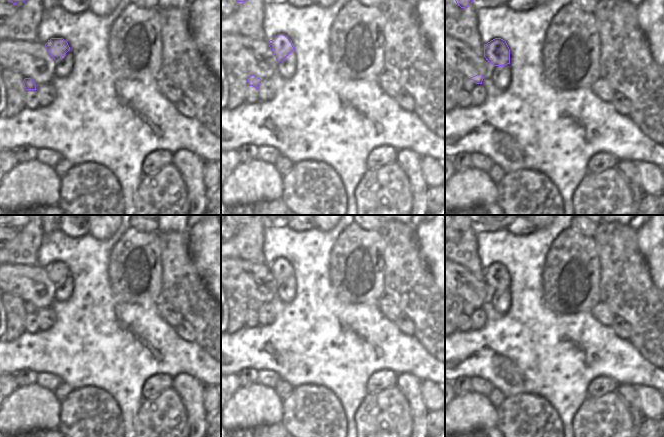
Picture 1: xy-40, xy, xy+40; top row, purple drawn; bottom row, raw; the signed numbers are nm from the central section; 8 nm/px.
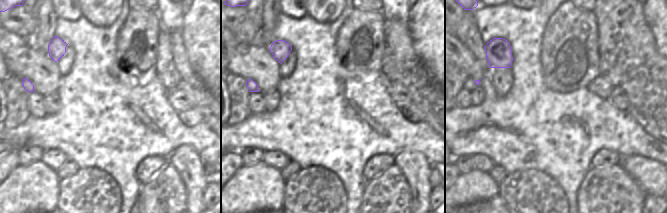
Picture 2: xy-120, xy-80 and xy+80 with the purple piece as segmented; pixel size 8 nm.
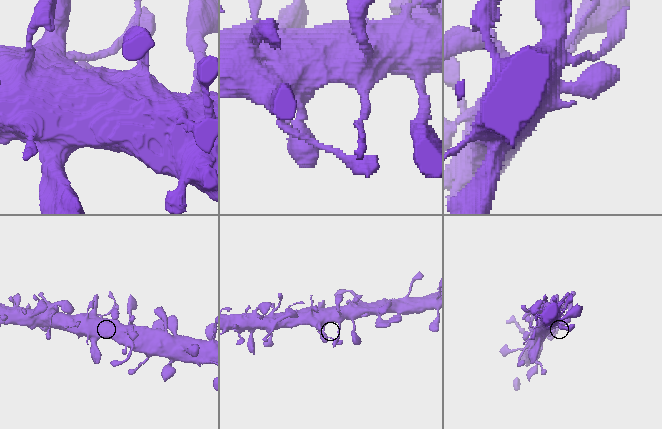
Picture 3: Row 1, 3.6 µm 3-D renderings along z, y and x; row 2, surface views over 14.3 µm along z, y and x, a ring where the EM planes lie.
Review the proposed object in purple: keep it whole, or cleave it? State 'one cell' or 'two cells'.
one cell

